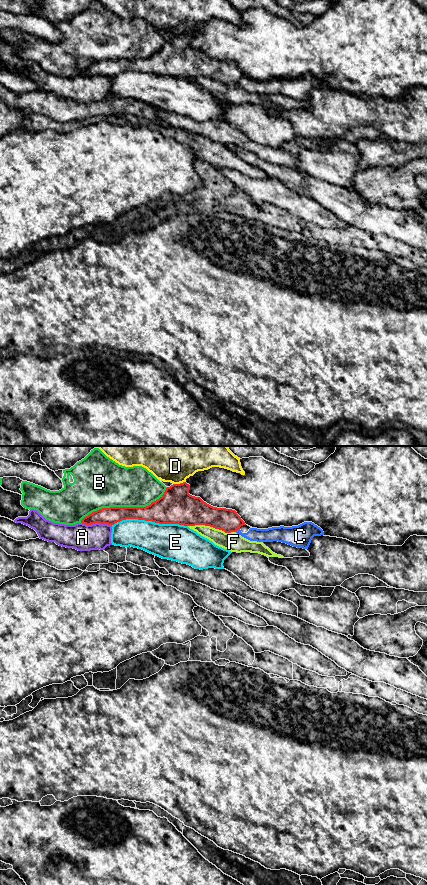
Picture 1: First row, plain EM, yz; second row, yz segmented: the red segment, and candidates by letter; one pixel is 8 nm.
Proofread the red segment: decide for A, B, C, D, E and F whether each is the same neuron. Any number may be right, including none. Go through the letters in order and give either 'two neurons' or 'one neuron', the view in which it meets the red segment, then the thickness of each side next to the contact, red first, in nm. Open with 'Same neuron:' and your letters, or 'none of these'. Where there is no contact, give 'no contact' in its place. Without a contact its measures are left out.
Same neuron: C
A: two neurons; meets red in yz; 140 nm thick on the red side, 220 nm on the other
B: two neurons; meets red in yz; 150 nm thick on the red side, 380 nm on the other
C: one neuron; meets red in yz; 190 nm thick on the red side, 110 nm on the other
D: two neurons; meets red in yz; 280 nm thick on the red side, 280 nm on the other
E: two neurons; meets red in yz; 280 nm thick on the red side, 280 nm on the other
F: two neurons; meets red in yz; 240 nm thick on the red side, 150 nm on the other

